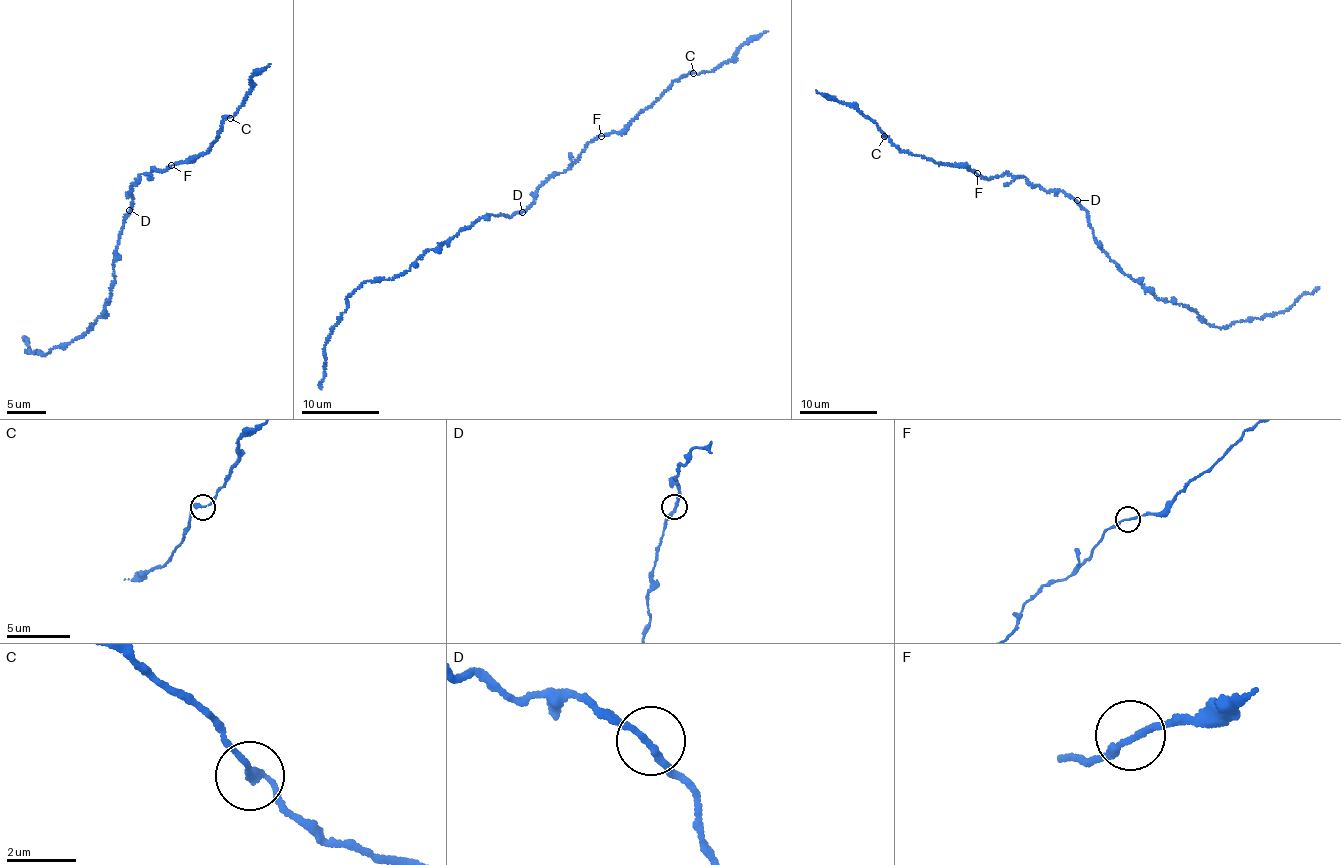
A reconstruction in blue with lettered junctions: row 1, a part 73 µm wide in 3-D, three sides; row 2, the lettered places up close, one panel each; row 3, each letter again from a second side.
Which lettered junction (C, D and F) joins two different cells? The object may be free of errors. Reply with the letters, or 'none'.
none

